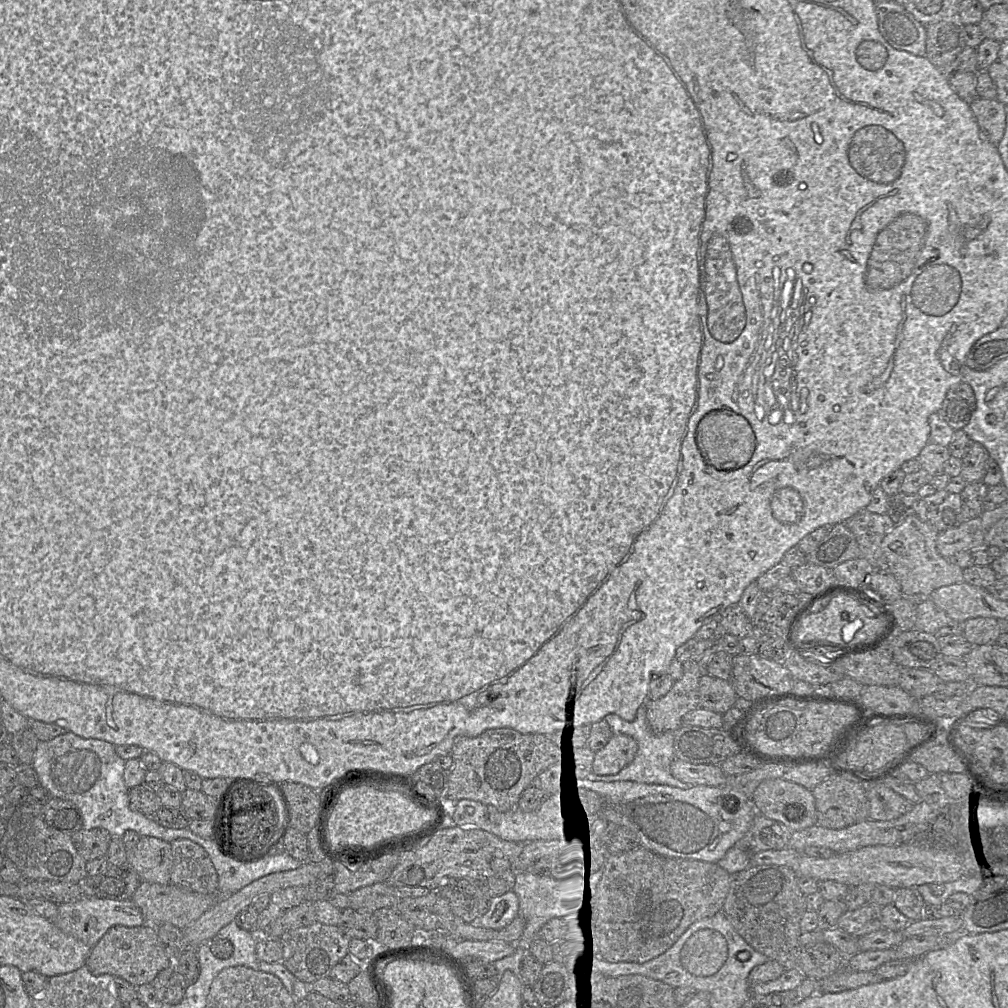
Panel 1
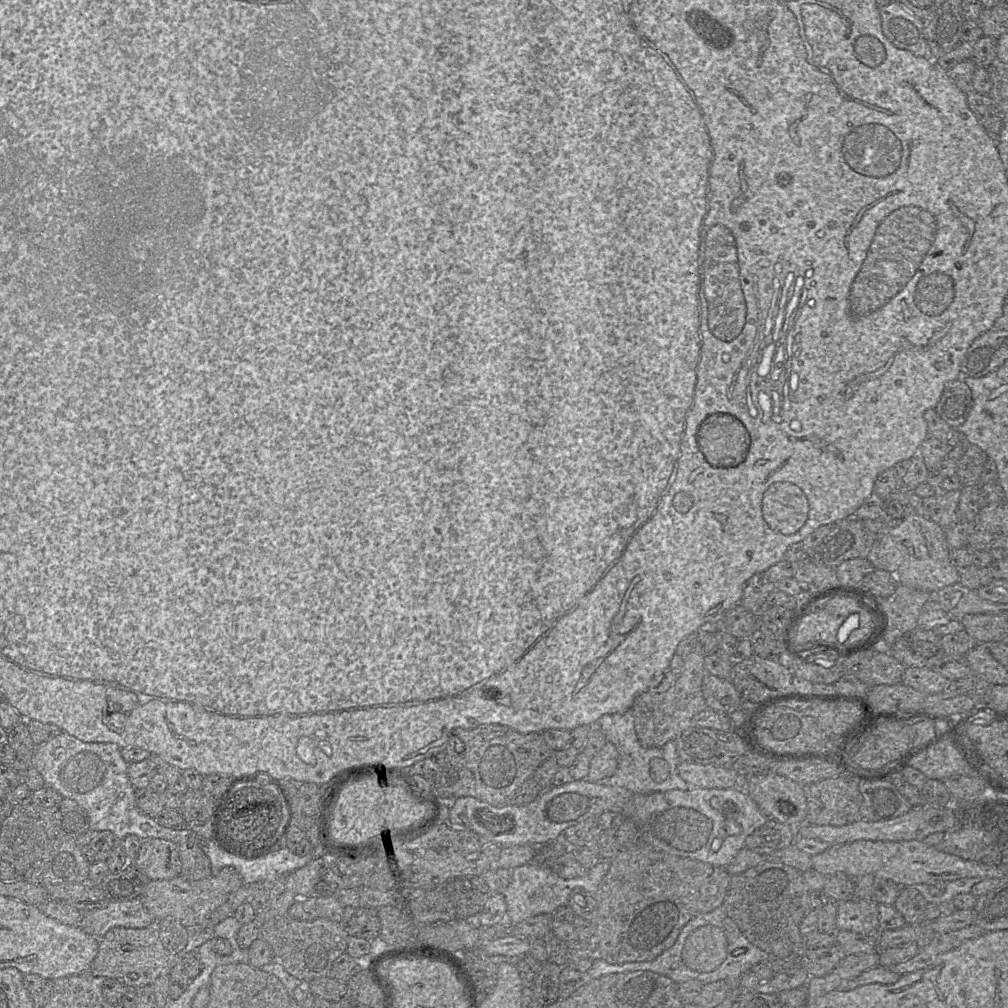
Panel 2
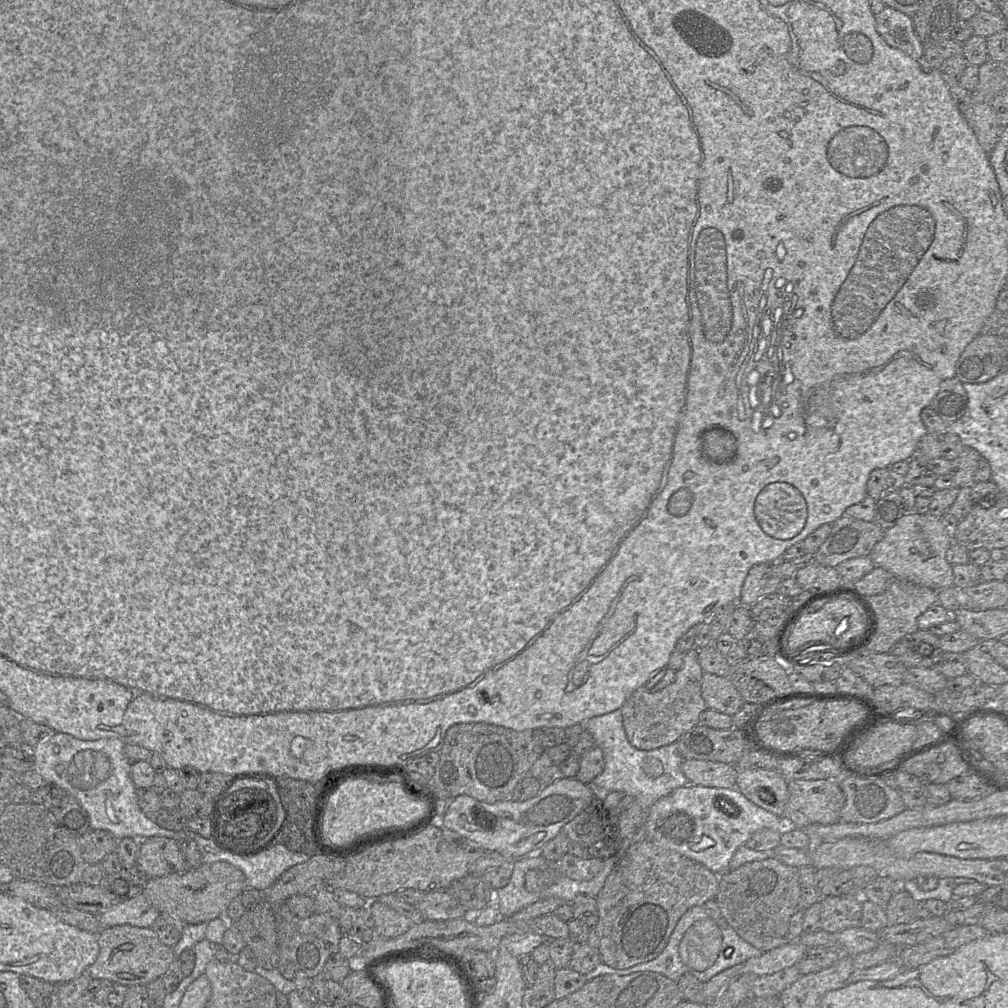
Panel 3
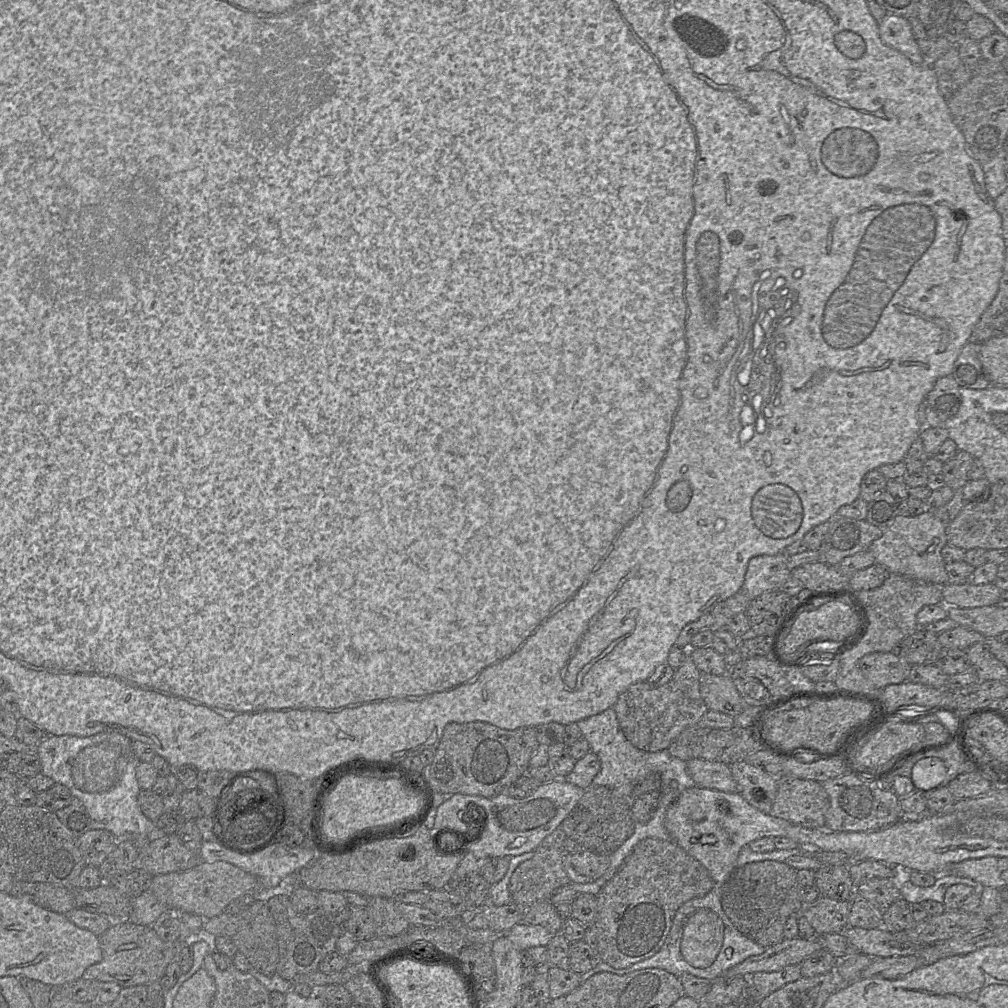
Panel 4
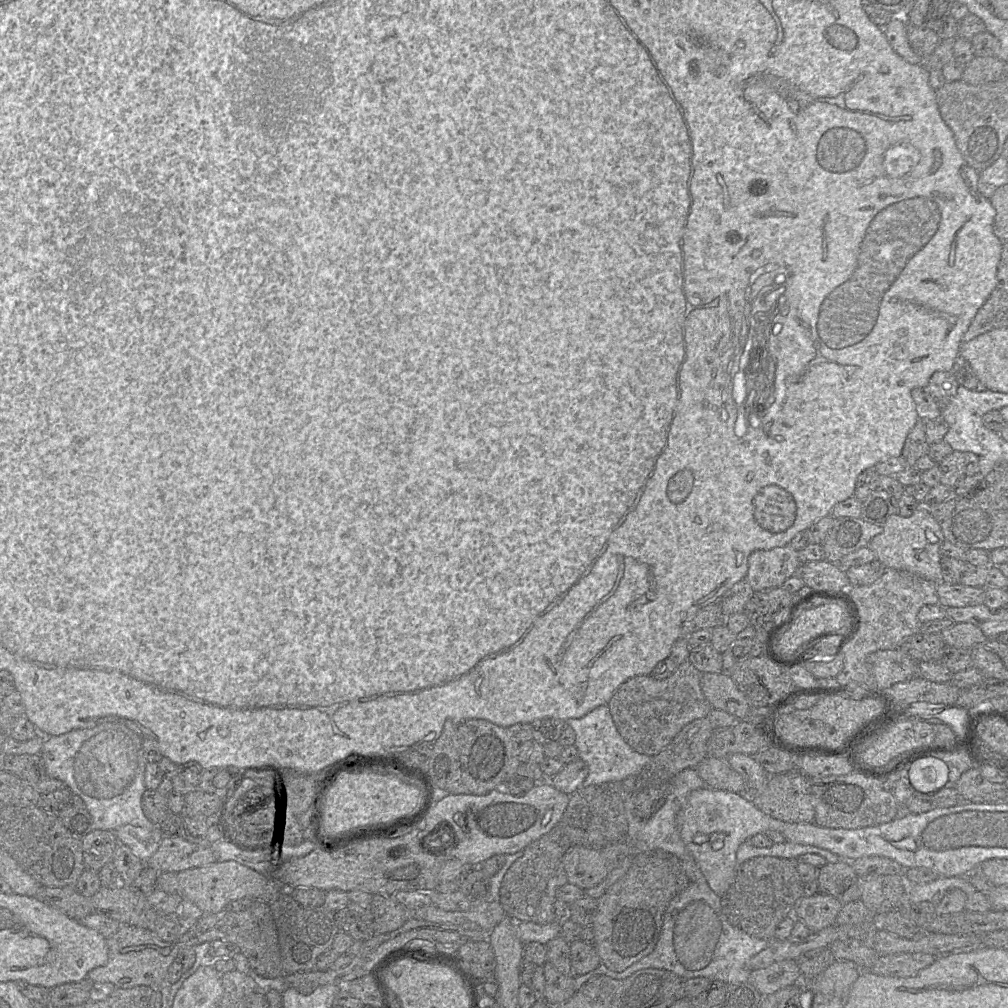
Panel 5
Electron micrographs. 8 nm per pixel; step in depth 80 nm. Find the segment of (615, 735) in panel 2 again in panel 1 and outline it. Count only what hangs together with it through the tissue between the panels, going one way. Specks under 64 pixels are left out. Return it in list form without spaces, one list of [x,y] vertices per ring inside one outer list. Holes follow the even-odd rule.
[[[645,705],[639,707],[633,721],[626,721],[617,714],[608,714],[605,716],[604,720],[611,727],[613,734],[624,734],[634,738],[637,741],[638,749],[634,759],[619,773],[613,775],[595,775],[593,772],[592,780],[602,782],[634,781],[646,784],[667,785],[680,789],[692,787],[692,785],[676,779],[671,773],[671,764],[675,759],[674,731],[666,731],[659,734],[653,733],[647,723]]]

